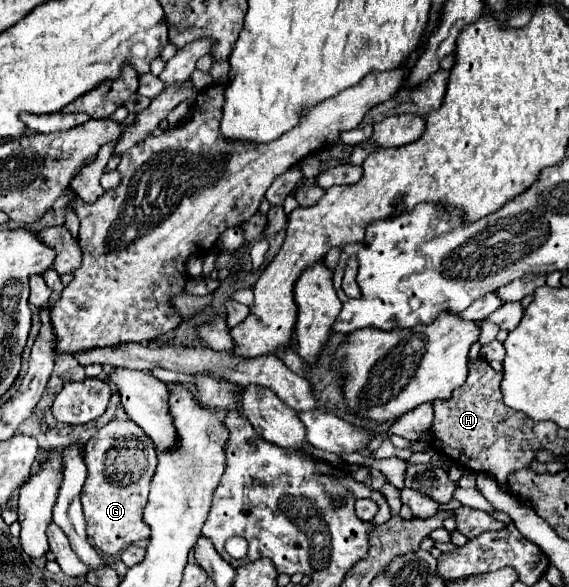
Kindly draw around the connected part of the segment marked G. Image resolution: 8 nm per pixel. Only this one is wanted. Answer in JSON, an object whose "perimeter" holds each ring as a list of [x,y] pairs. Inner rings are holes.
{"perimeter":[[[112,420],[102,426],[86,444],[88,478],[82,488],[86,534],[104,554],[118,554],[150,536],[142,512],[148,504],[150,480],[156,472],[156,450],[152,440],[134,422]]]}

